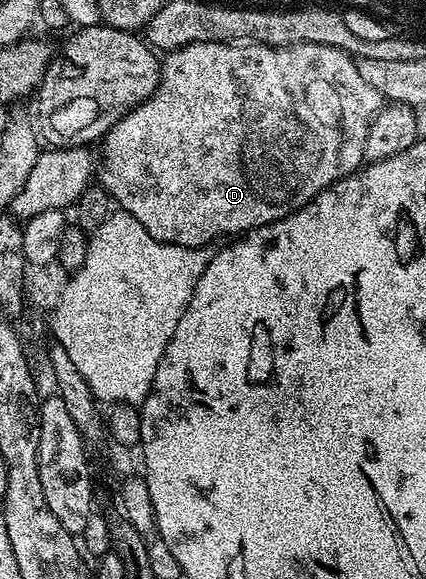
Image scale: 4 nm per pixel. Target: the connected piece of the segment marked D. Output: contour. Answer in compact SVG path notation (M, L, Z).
M192 43L164 56L161 63L161 83L153 96L138 103L104 135L105 172L102 173L100 182L109 192L112 202L120 210L135 217L135 221L139 221L139 225L143 225L143 229L147 229L147 233L151 233L151 237L155 237L160 243L204 247L212 244L212 239L221 239L224 235L237 237L255 227L285 219L291 212L305 207L320 191L326 191L338 179L354 174L365 159L365 142L373 116L379 114L382 106L381 94L371 89L367 81L363 81L357 60L331 45L300 43L294 47L264 47L262 43Z

